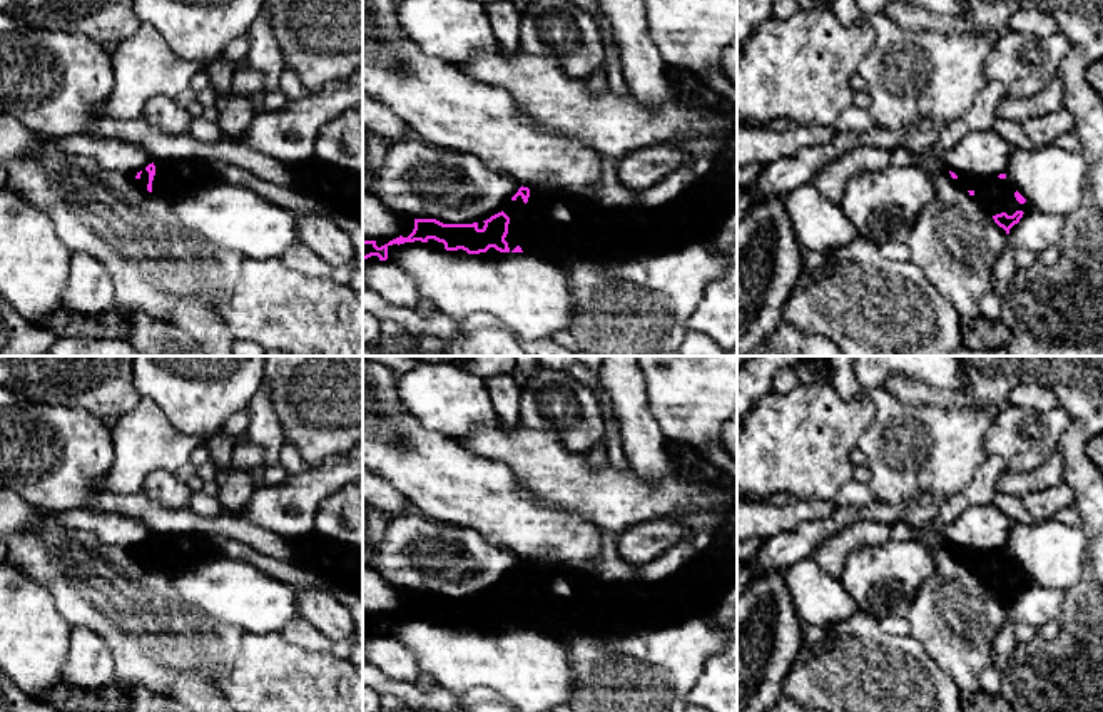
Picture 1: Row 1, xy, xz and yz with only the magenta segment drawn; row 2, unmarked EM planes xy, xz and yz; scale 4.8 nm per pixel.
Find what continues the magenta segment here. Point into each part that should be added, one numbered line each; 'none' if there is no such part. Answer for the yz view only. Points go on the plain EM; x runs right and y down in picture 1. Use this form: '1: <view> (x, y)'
1: yz (995, 569)

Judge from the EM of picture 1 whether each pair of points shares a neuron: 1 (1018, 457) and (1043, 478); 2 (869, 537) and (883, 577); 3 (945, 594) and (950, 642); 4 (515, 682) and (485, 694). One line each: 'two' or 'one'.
1: two
2: two
3: one
4: two

